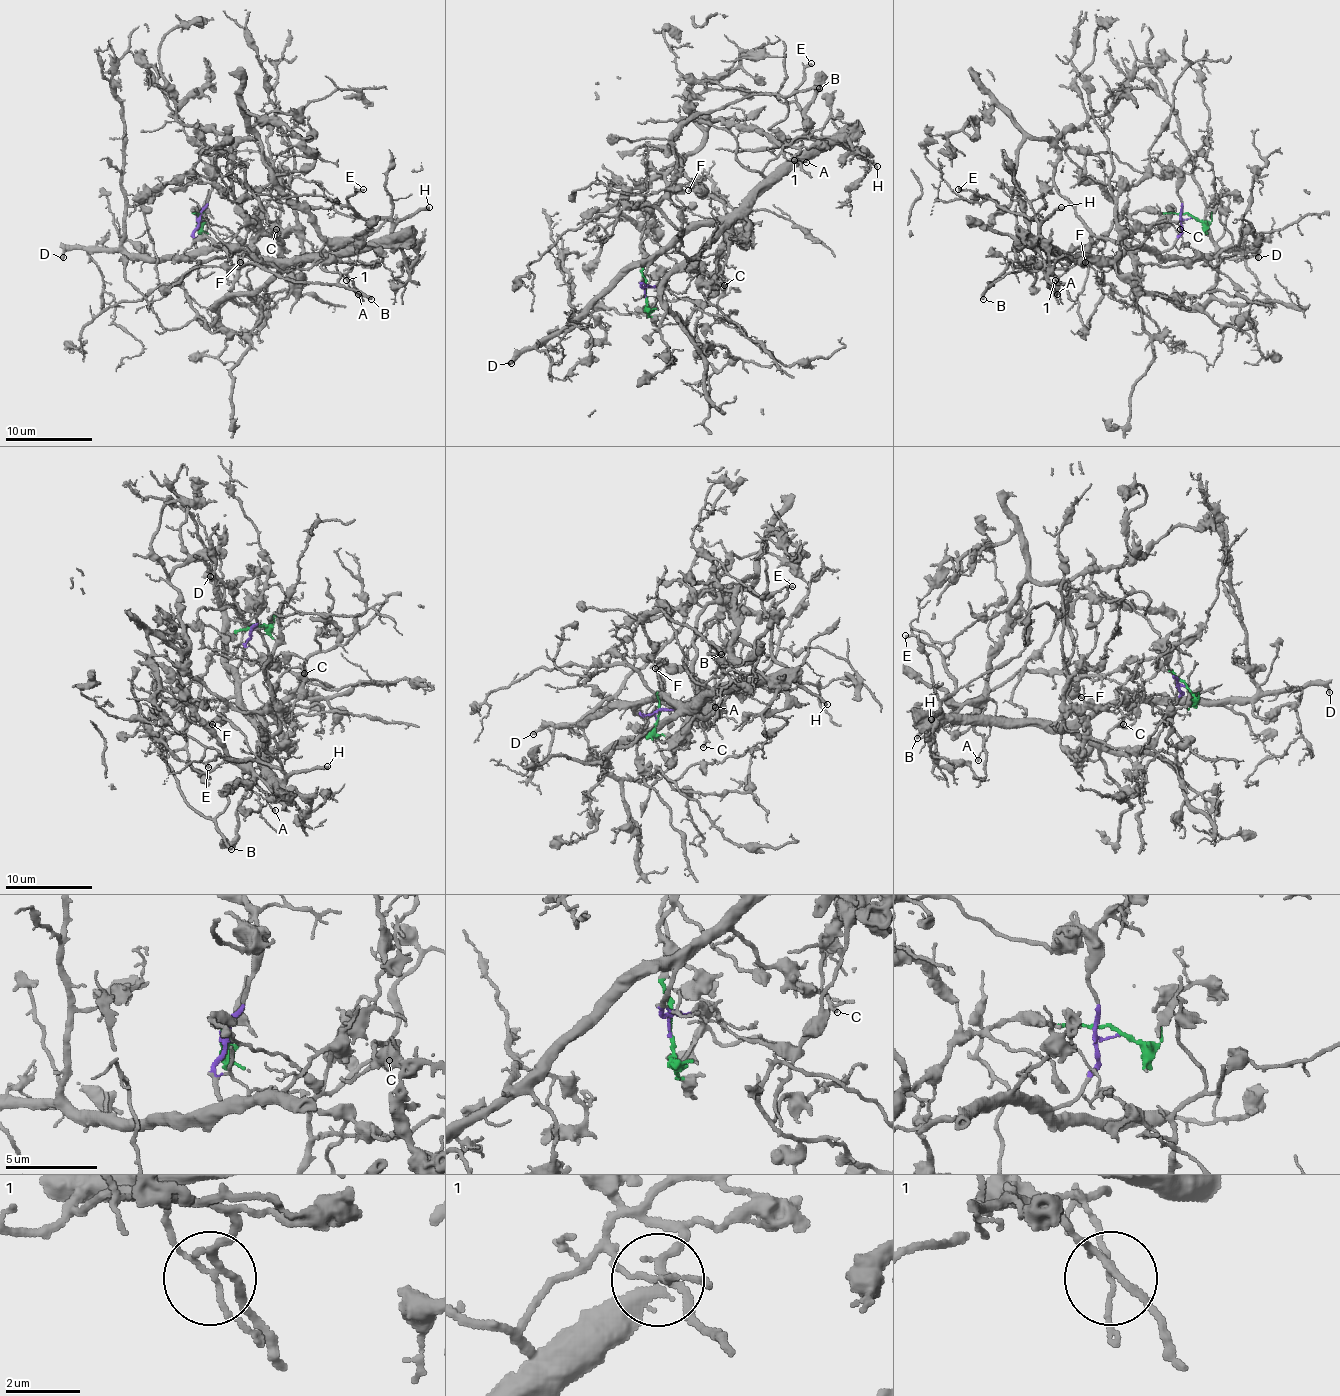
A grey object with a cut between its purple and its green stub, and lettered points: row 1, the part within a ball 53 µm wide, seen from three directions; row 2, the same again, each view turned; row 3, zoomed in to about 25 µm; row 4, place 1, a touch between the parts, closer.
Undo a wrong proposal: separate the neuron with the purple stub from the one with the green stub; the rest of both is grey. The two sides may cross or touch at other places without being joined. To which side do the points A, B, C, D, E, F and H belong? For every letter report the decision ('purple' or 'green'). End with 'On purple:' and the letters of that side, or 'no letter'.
A: purple
B: green
C: purple
D: purple
E: purple
F: purple
H: purple
On purple: A, C, D, E, F, H

